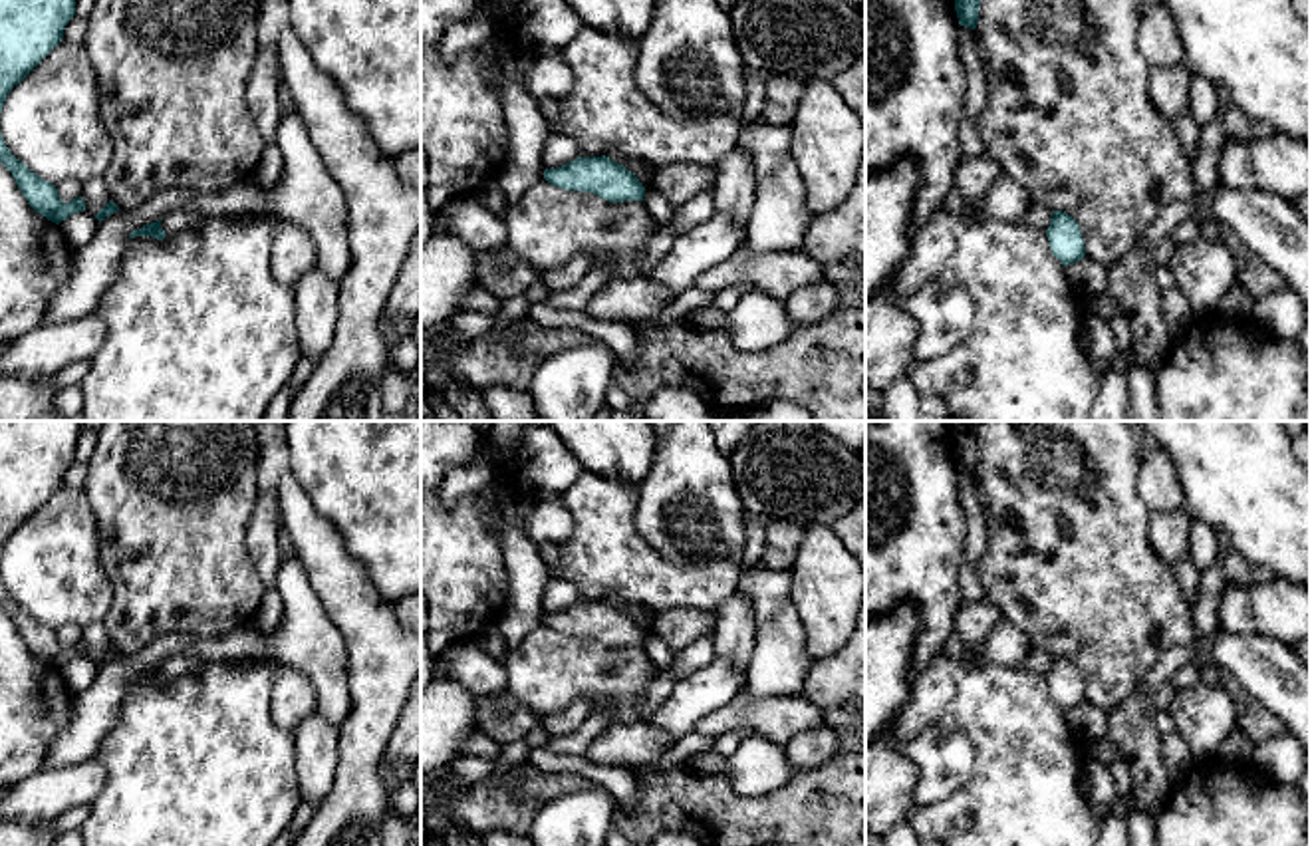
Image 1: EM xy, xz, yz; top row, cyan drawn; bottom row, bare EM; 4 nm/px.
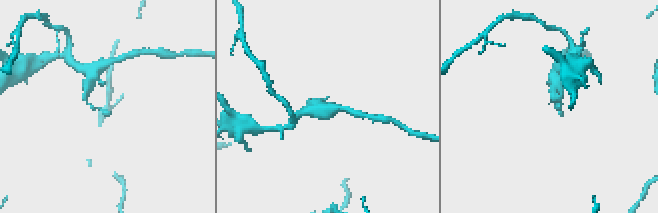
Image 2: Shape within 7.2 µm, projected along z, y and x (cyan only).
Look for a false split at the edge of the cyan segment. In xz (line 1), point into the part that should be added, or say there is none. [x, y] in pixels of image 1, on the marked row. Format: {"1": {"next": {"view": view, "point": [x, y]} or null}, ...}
{"1": {"next": null}}

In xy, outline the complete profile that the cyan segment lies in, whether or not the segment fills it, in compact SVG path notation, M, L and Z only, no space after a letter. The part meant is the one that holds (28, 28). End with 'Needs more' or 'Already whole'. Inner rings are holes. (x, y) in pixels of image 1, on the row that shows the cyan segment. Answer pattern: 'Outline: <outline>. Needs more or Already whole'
Outline: M0 0L0 113L18 85L64 38L75 0Z. Already whole

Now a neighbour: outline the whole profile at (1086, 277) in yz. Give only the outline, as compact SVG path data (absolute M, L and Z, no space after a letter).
M1088 256L1064 266L1064 274L1072 288L1086 298L1096 298L1106 292L1108 268Z

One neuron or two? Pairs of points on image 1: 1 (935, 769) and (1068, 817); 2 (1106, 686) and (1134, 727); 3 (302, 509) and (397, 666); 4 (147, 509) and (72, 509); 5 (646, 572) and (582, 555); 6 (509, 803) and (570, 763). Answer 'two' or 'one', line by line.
1: two
2: two
3: one
4: two
5: one
6: two

